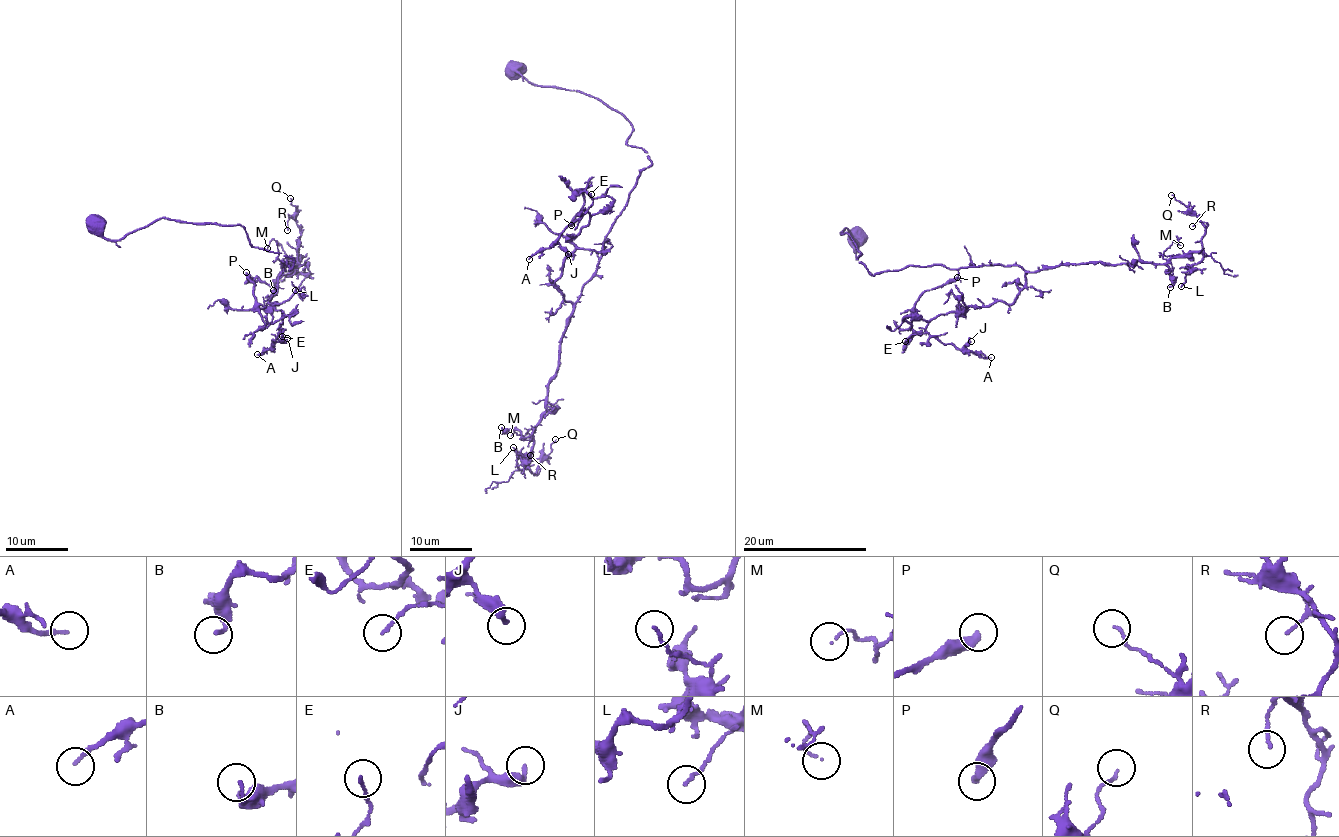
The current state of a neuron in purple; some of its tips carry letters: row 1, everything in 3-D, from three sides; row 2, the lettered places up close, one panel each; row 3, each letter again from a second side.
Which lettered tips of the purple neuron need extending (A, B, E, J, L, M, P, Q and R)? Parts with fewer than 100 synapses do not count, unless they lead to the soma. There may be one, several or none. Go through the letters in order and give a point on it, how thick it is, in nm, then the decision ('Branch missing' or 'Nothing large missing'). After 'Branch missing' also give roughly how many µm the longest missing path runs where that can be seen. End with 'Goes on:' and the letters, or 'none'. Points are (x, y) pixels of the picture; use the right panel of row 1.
A: Place: (991, 357). Thickness 170 nm. Nothing large missing
B: Place: (1170, 287). Thickness 120 nm. Nothing large missing
E: Place: (905, 341). Thickness 120 nm. Nothing large missing
J: Place: (971, 341). Thickness 280 nm. Nothing large missing
L: Place: (1181, 286). Thickness 100 nm. Nothing large missing
M: Place: (1180, 245). Thickness 70 nm. Nothing large missing
P: Place: (957, 277). Thickness 340 nm. Nothing large missing
Q: Place: (1171, 195). Thickness 100 nm. Nothing large missing
R: Place: (1192, 226). Thickness 110 nm. Nothing large missing
Goes on: none

